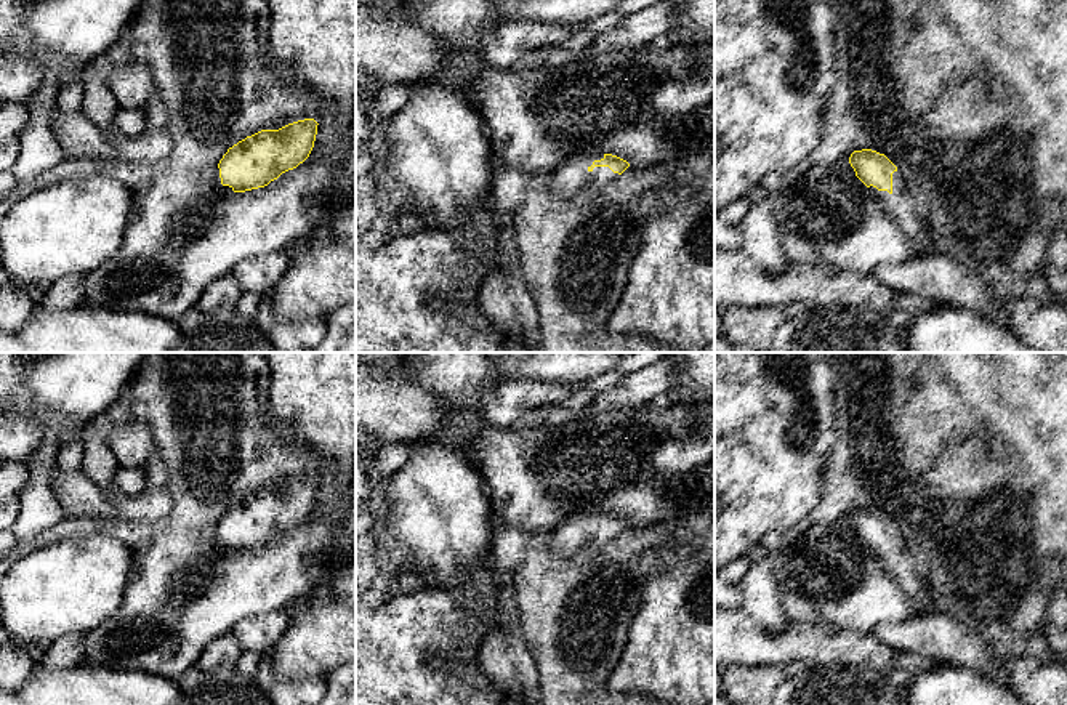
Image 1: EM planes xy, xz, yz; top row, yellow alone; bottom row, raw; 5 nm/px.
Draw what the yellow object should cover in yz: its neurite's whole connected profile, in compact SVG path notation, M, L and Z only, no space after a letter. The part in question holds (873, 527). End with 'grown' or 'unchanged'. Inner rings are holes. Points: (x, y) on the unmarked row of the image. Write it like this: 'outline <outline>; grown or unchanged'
outline M872 508L854 510L849 522L856 535L883 561L886 570L912 598L916 612L928 612L931 598L928 583L918 574L897 526L884 514Z; grown

